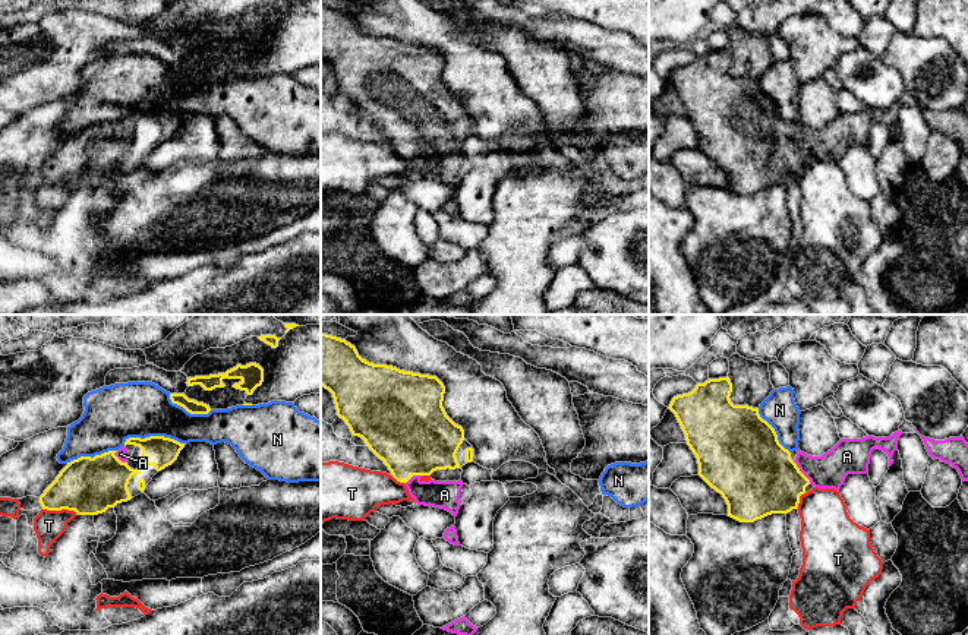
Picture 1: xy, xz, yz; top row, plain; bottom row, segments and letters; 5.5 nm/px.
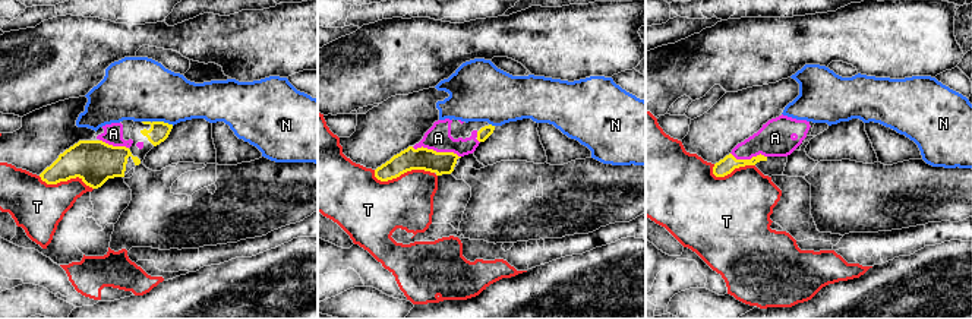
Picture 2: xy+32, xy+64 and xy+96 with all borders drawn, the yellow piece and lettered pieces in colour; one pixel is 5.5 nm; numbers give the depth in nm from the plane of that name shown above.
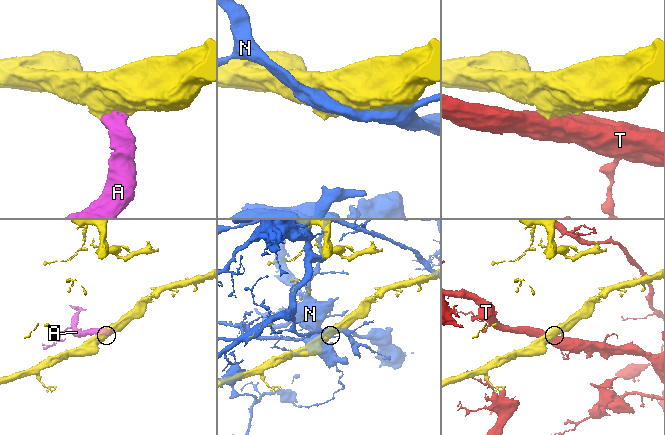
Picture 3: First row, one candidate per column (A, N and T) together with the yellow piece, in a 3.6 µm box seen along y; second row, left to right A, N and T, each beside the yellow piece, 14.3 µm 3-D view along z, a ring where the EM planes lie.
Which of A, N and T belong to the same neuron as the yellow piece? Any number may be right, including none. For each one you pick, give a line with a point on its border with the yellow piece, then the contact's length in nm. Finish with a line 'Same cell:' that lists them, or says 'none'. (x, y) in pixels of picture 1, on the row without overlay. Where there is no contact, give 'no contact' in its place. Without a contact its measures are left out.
A: contact yz (801, 145); length 160 nm
Same cell: A

